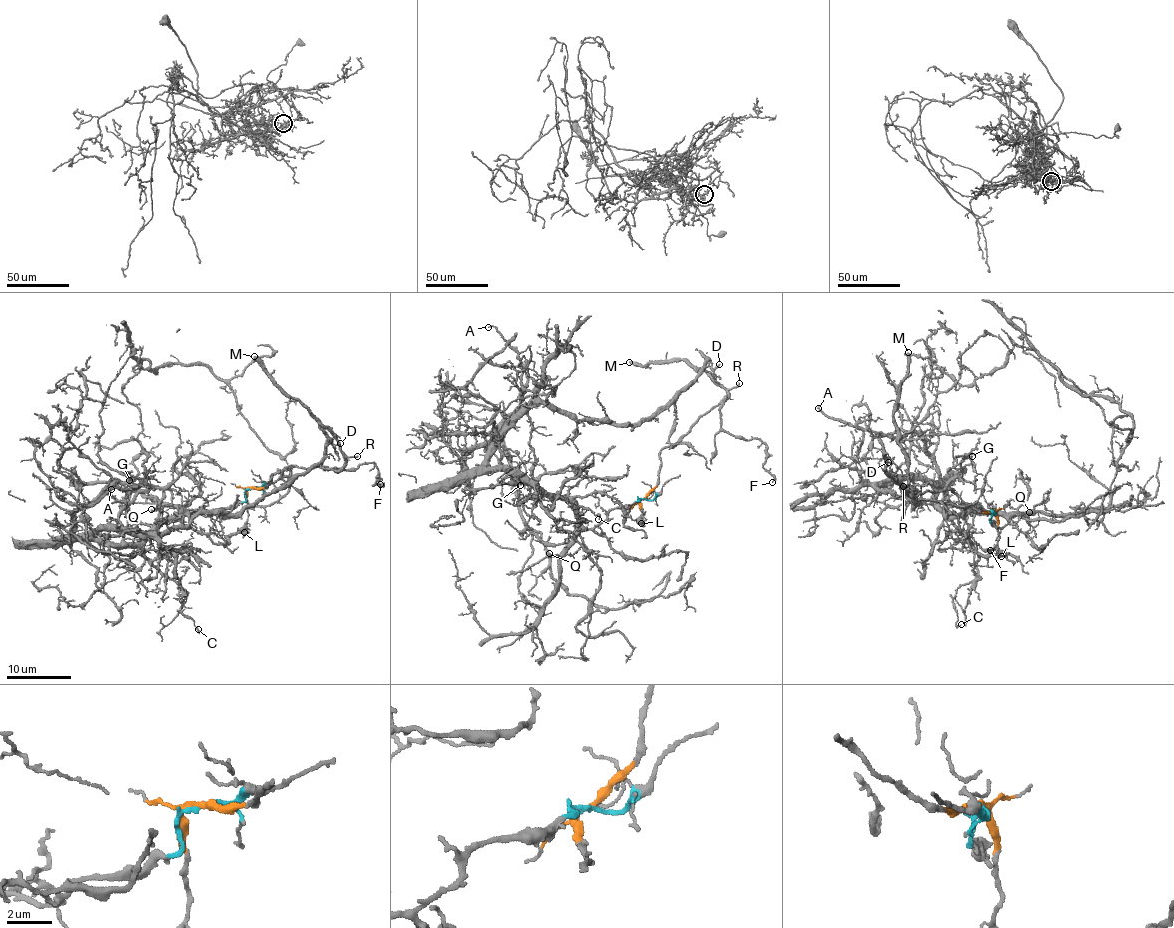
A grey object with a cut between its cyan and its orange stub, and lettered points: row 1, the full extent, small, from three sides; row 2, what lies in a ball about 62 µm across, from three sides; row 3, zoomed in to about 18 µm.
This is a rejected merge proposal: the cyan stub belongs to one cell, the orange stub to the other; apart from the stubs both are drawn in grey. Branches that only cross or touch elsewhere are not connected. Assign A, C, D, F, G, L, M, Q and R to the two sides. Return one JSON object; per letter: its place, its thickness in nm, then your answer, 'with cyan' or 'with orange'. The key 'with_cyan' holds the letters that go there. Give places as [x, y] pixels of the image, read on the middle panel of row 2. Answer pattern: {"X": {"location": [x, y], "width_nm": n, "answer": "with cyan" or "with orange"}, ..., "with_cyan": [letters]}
{"A": {"location": [488, 327], "width_nm": 190, "answer": "with cyan"}, "C": {"location": [598, 519], "width_nm": 190, "answer": "with cyan"}, "D": {"location": [719, 364], "width_nm": 140, "answer": "with cyan"}, "F": {"location": [772, 482], "width_nm": 280, "answer": "with orange"}, "G": {"location": [520, 485], "width_nm": 190, "answer": "with cyan"}, "L": {"location": [641, 523], "width_nm": 400, "answer": "with orange"}, "M": {"location": [629, 362], "width_nm": 380, "answer": "with orange"}, "Q": {"location": [549, 553], "width_nm": 140, "answer": "with cyan"}, "R": {"location": [739, 383], "width_nm": 200, "answer": "with orange"}, "with_cyan": ["A", "C", "D", "G", "Q"]}

